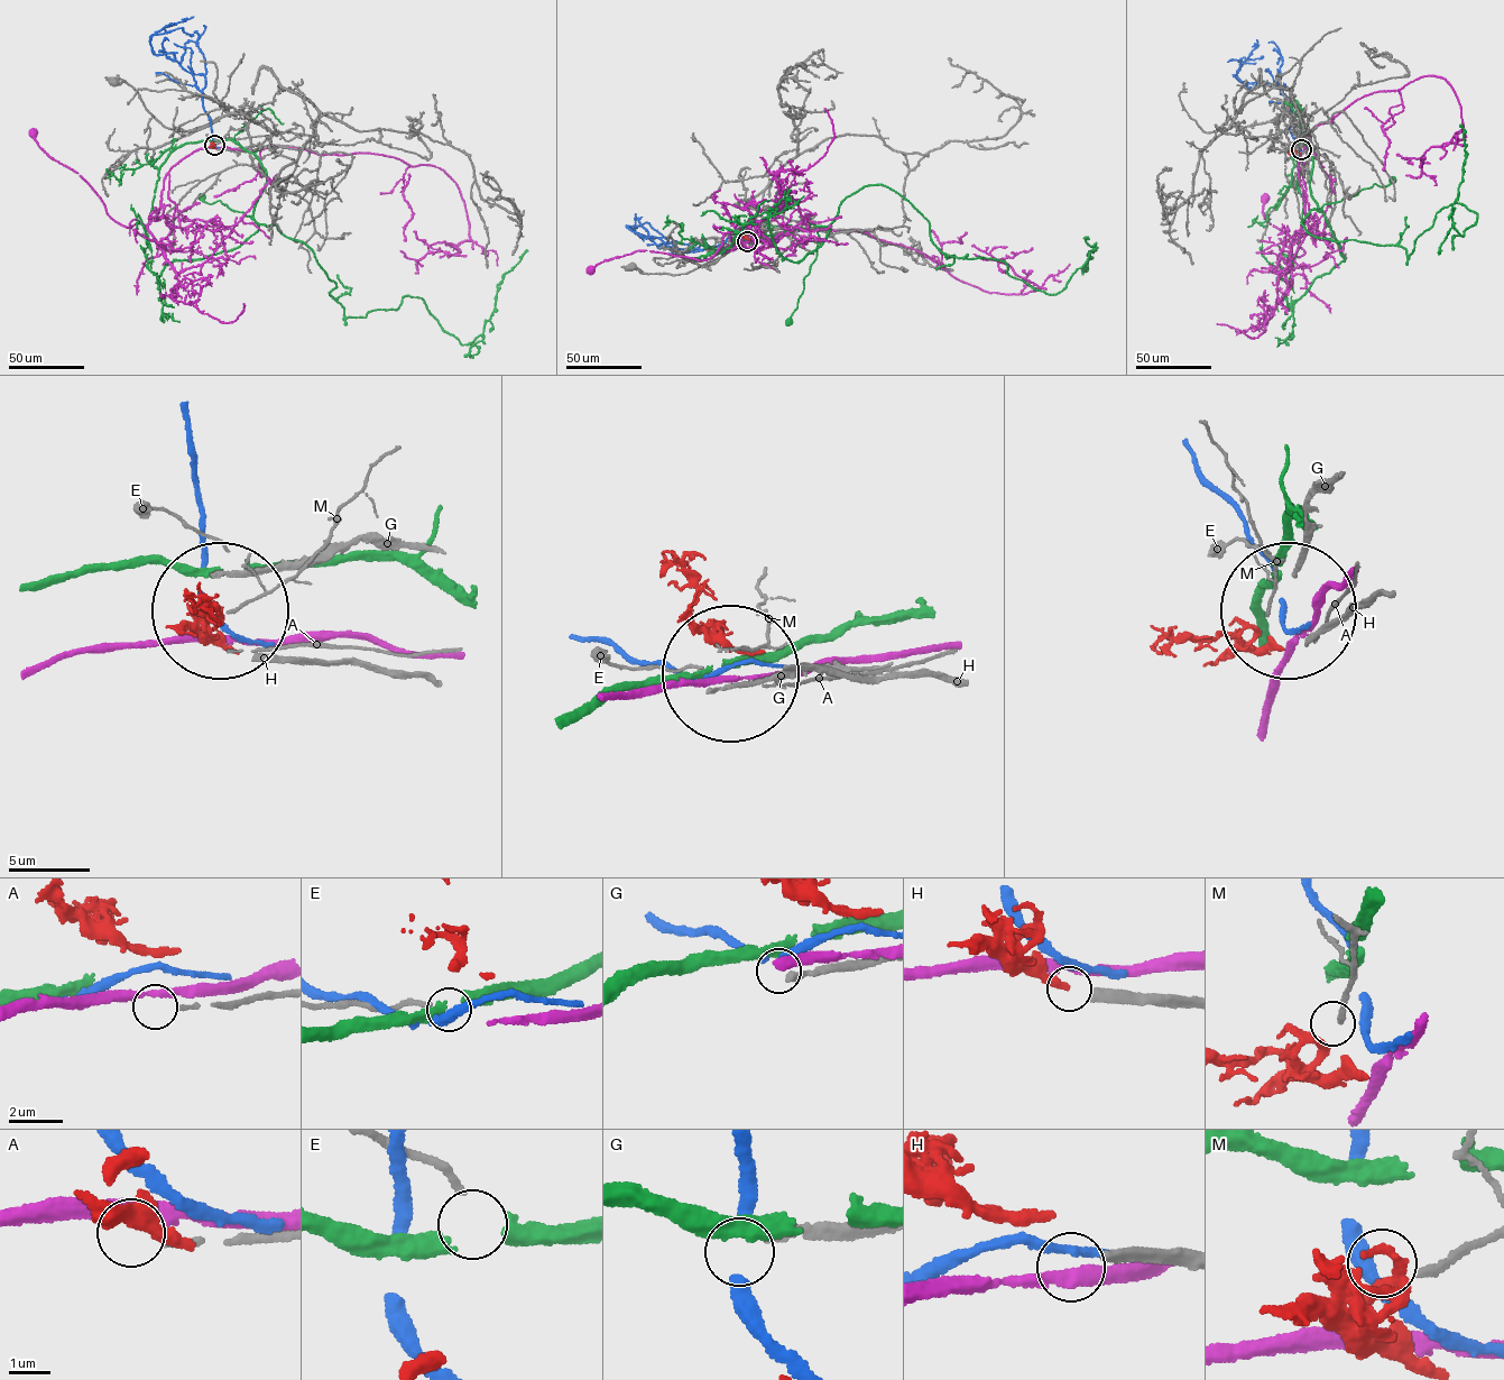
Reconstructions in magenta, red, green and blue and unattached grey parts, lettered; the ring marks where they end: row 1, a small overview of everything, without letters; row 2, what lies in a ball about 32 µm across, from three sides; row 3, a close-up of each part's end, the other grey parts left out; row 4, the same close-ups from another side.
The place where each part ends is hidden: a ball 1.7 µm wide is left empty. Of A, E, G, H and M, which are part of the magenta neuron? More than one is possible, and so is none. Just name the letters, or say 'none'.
none

